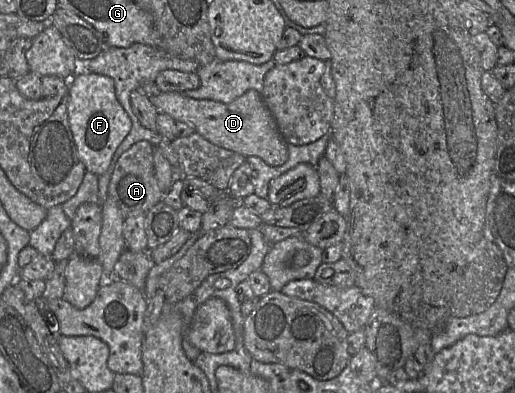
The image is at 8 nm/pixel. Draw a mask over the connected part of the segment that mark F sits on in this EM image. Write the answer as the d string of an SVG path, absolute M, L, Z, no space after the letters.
M81 73L69 80L69 125L77 155L86 171L102 175L111 164L113 155L128 135L132 121L115 95L113 78L97 73Z

